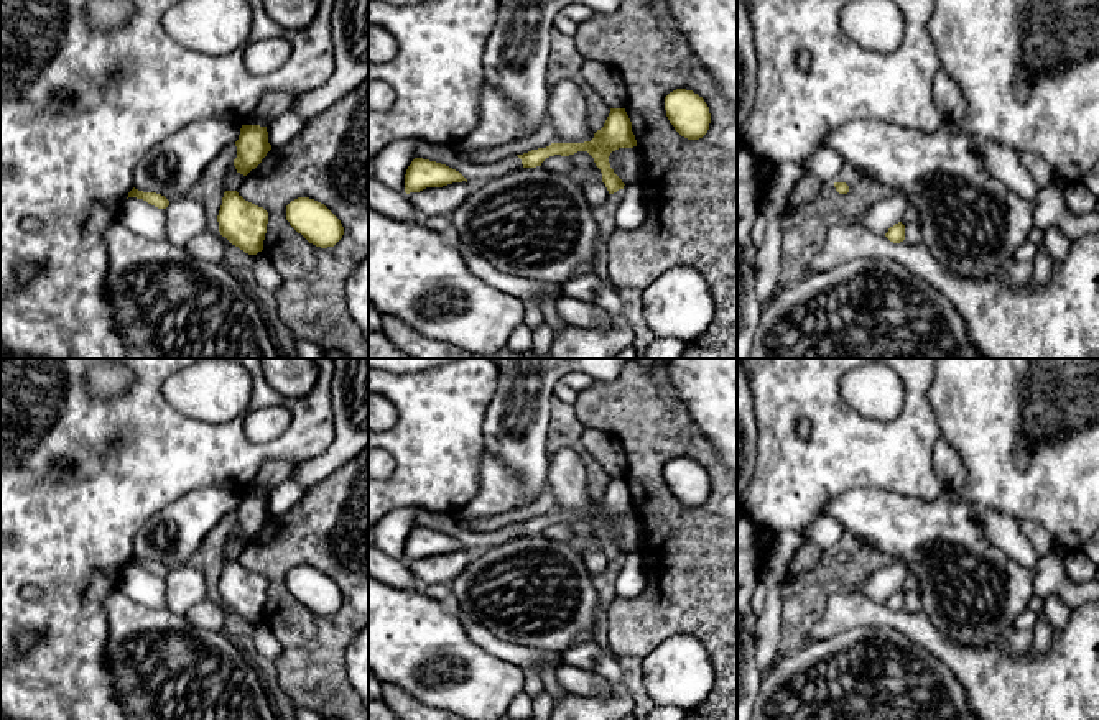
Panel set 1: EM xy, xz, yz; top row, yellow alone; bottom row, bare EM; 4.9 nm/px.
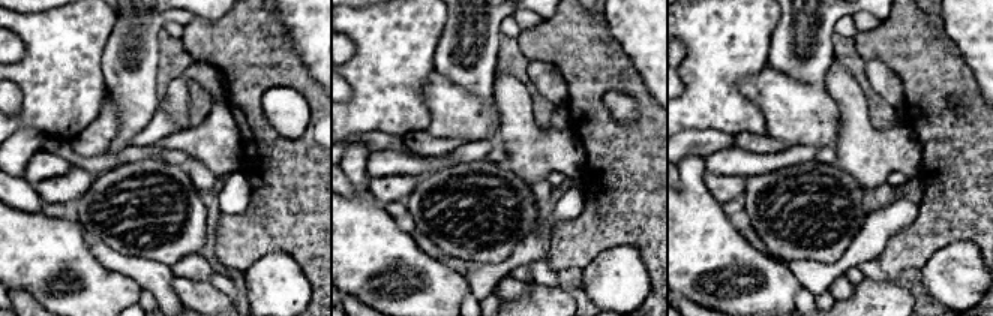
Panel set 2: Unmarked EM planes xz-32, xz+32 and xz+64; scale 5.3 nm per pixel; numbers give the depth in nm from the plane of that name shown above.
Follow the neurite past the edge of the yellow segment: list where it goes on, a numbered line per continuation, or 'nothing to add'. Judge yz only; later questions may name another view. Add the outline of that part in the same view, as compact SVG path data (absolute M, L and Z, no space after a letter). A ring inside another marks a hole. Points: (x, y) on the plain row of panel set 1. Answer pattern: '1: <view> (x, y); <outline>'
nothing to add

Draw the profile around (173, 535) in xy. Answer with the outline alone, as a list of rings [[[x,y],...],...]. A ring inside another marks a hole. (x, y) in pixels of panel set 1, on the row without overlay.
[[[207,487],[186,493],[168,506],[151,515],[135,536],[133,556],[143,561],[156,561],[169,570],[188,564],[197,552],[207,533],[240,503],[240,492],[220,487]]]

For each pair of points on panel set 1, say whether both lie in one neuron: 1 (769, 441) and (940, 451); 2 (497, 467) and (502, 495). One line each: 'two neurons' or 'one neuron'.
1: two neurons
2: one neuron

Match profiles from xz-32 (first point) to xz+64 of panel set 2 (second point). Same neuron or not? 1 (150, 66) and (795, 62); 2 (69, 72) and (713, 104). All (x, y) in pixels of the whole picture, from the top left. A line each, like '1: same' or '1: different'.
1: same
2: same

